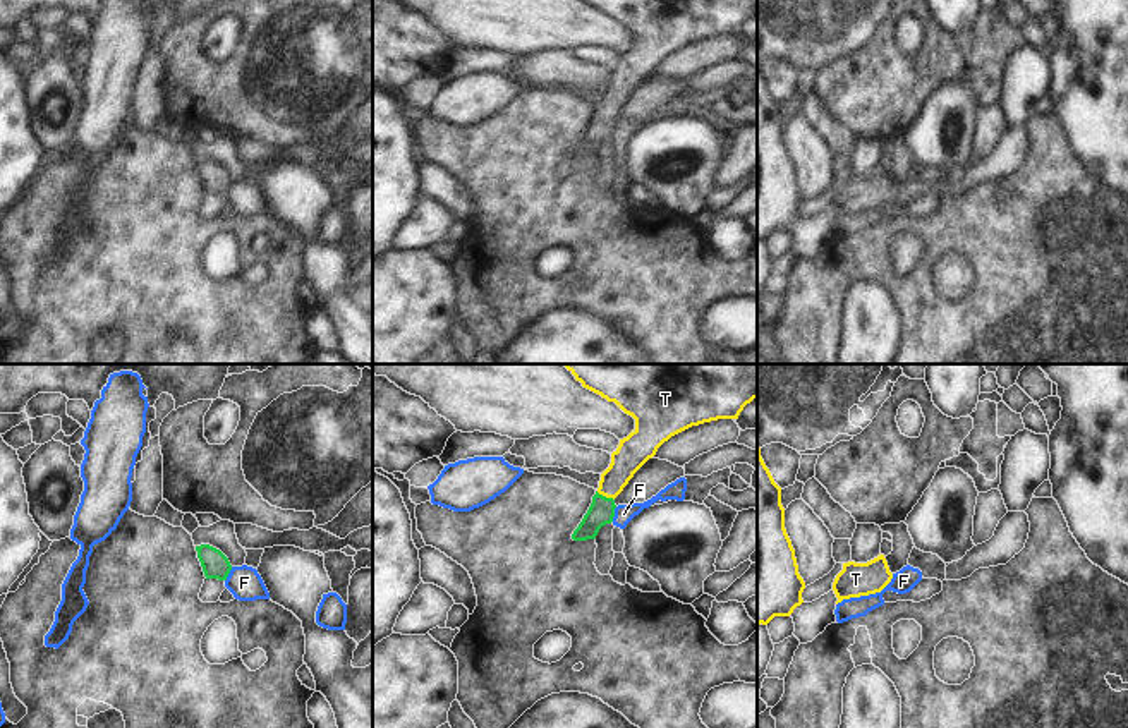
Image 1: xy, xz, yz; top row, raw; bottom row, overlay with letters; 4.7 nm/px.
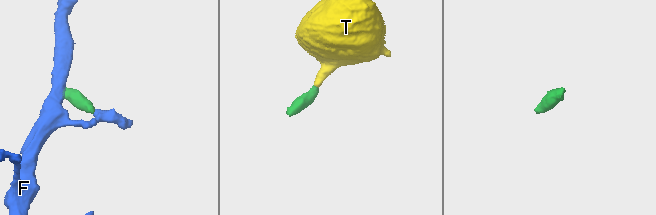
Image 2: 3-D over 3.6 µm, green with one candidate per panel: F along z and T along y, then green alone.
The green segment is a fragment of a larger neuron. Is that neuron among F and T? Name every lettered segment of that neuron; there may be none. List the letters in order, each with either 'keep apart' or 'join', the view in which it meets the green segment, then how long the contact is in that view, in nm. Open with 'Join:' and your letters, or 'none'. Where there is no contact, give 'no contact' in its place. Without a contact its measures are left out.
Join: T
F: keep apart | xz | 80 nm
T: join | xz | 100 nm

